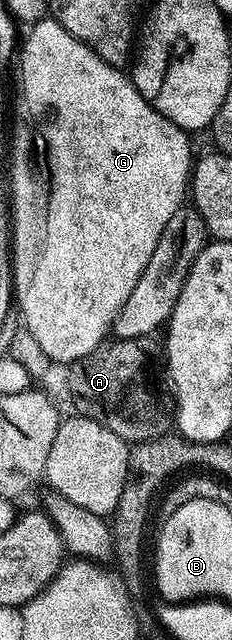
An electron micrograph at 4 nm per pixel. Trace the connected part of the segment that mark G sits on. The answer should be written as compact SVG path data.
M46 17L40 23L32 24L28 31L29 36L26 39L24 36L19 47L19 66L25 70L25 95L29 95L29 107L33 107L47 141L49 164L53 171L53 207L49 215L49 247L45 247L45 259L41 259L37 279L33 279L33 287L29 290L27 301L19 311L21 315L25 315L24 330L31 332L35 341L39 341L43 353L47 353L47 357L54 364L72 365L106 342L107 336L113 330L113 322L119 309L123 309L127 297L131 297L131 289L135 289L139 277L143 277L143 269L147 269L147 261L151 261L151 253L155 253L155 245L159 245L159 237L163 237L167 221L171 221L171 217L175 217L175 213L186 202L187 188L191 183L190 136L170 119L160 115L140 95L128 74L122 73L110 63L104 63L87 44L80 43L71 33L67 33L67 29L63 29L63 25L56 19Z

